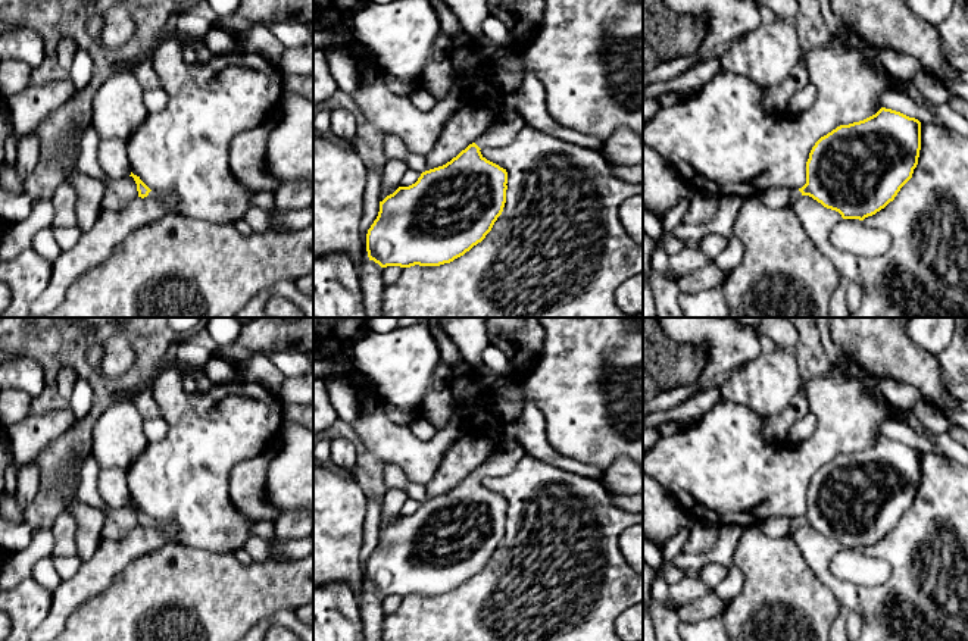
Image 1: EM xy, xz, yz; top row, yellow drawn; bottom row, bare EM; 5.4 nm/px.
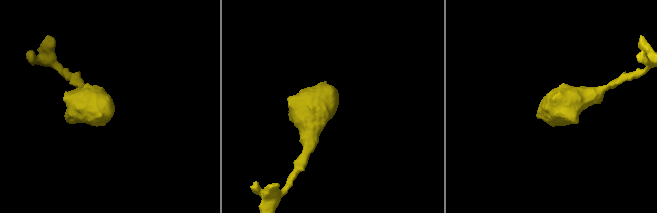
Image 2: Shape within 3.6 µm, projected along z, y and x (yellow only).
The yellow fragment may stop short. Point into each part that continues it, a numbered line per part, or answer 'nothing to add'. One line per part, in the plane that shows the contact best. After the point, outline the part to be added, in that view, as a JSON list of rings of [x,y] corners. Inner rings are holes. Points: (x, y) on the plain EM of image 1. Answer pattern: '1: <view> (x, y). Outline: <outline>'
1: xy (171, 530). Outline: [[[150,520],[147,526],[162,529],[171,538],[177,537],[177,534],[179,531],[179,528],[172,522],[154,522],[154,520]]]

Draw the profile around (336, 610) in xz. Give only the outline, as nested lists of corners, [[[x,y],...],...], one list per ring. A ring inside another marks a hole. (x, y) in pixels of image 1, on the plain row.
[[[347,582],[313,590],[313,641],[365,641],[359,600]]]

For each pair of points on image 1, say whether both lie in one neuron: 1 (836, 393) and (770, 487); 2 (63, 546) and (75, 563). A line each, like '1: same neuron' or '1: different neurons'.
1: same neuron
2: different neurons

